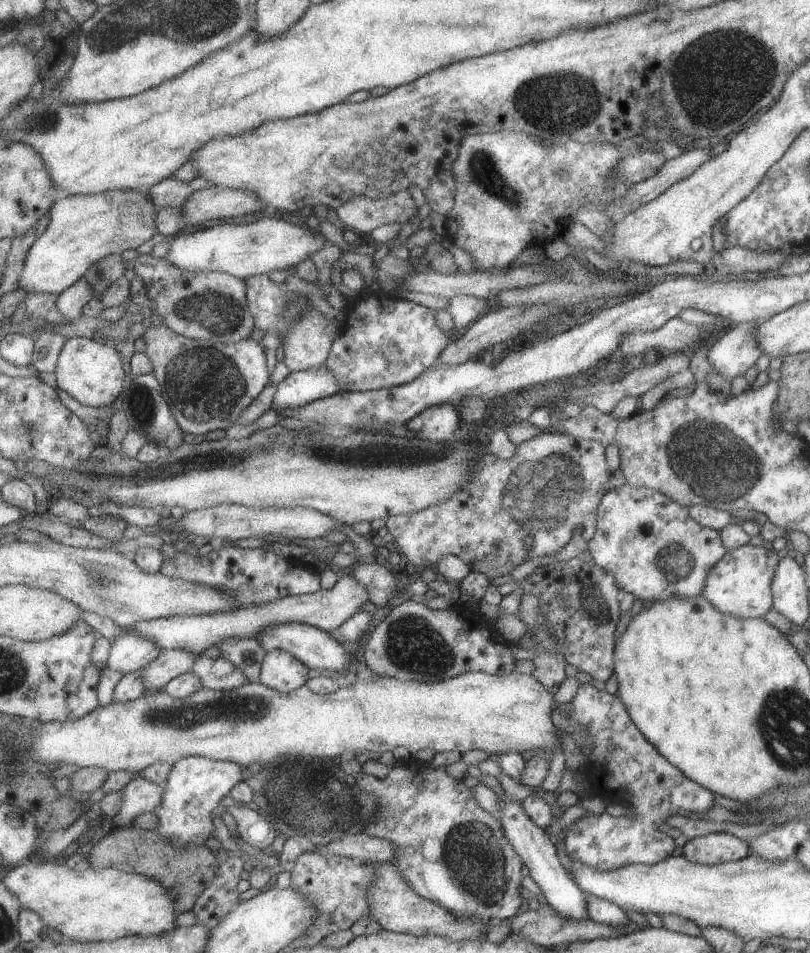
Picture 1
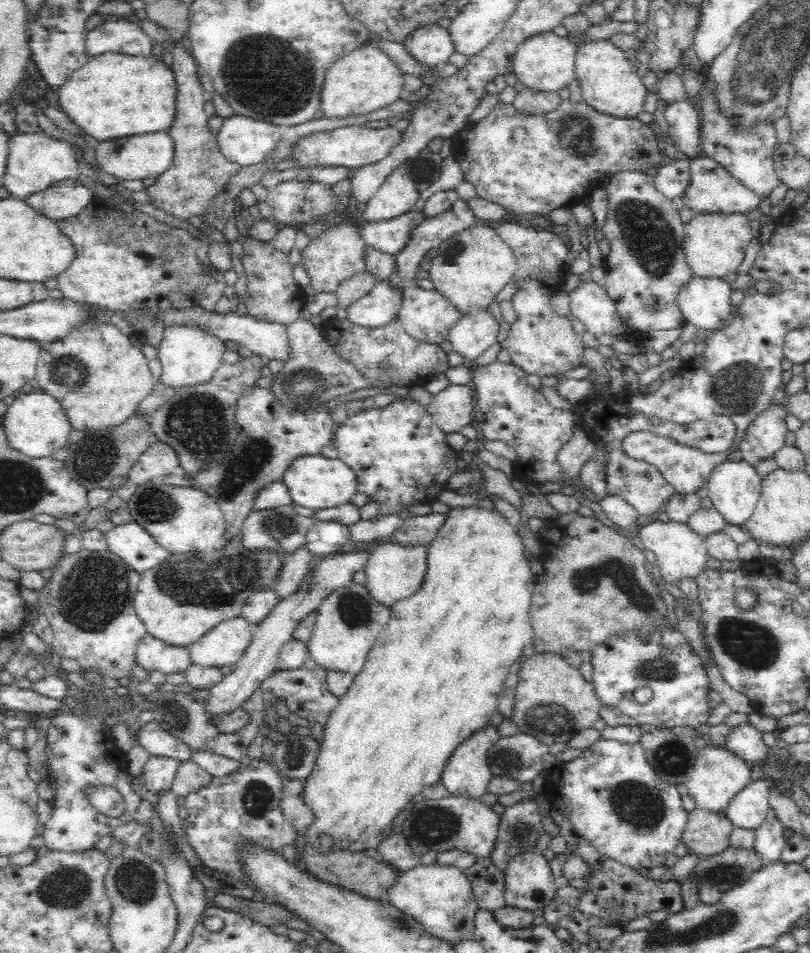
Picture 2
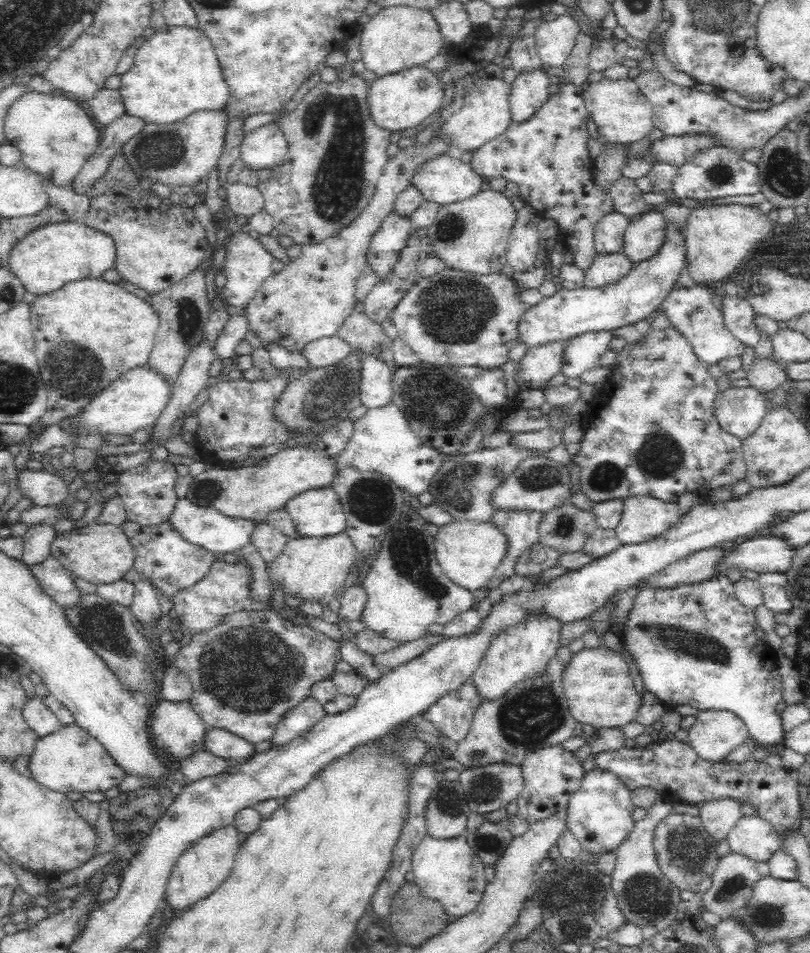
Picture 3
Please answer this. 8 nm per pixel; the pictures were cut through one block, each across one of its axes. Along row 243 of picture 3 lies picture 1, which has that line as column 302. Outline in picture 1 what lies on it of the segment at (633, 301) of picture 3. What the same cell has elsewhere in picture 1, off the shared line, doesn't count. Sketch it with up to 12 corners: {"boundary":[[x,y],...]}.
{"boundary":[[293,653],[266,654],[260,681],[282,693],[308,684],[310,669]]}

